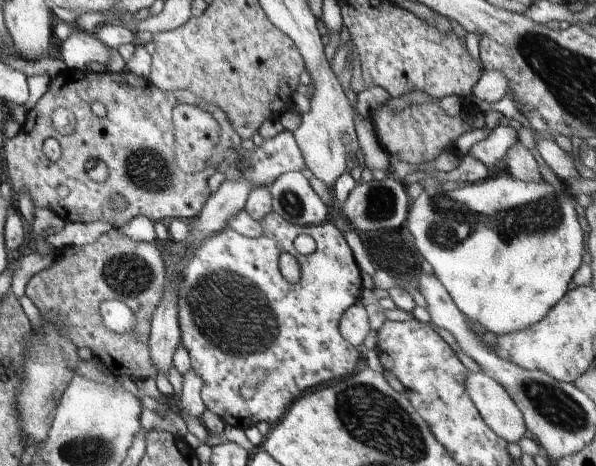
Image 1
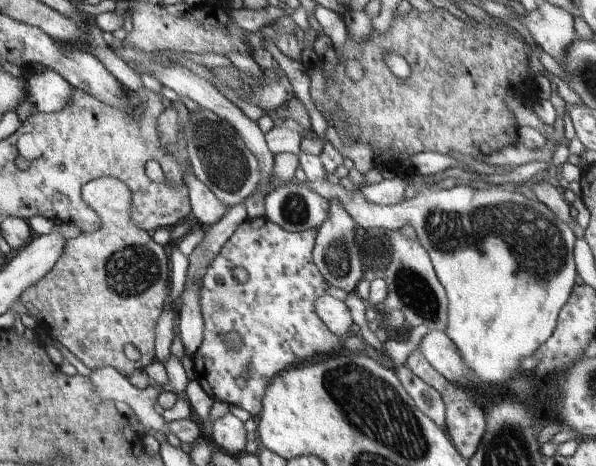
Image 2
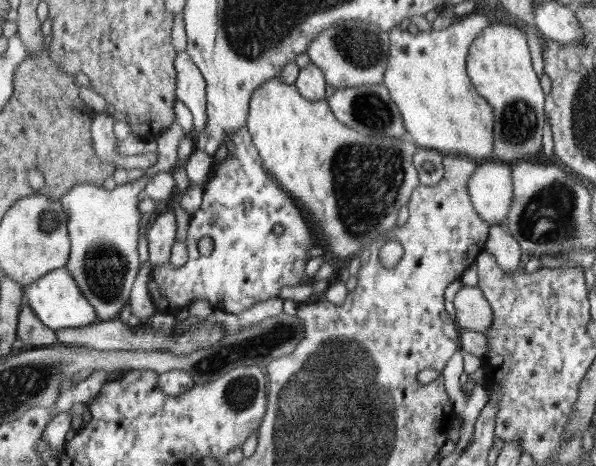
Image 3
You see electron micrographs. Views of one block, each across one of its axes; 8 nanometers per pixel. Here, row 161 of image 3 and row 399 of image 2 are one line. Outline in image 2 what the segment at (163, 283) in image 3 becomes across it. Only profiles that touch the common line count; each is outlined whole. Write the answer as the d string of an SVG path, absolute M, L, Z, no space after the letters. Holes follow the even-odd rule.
M257 218L239 224L229 240L221 246L221 250L217 250L219 254L213 258L201 278L201 312L207 332L199 350L193 354L195 380L215 404L237 404L245 408L251 418L257 418L261 414L267 386L271 386L279 372L287 370L289 366L305 364L319 356L341 350L341 340L333 336L313 312L313 302L317 296L323 294L327 284L313 264L315 238L317 230L285 232L269 220ZM235 266L247 270L247 284L237 284L233 280L231 268ZM225 332L237 332L241 336L241 346L237 348L237 352L225 346L221 338Z

